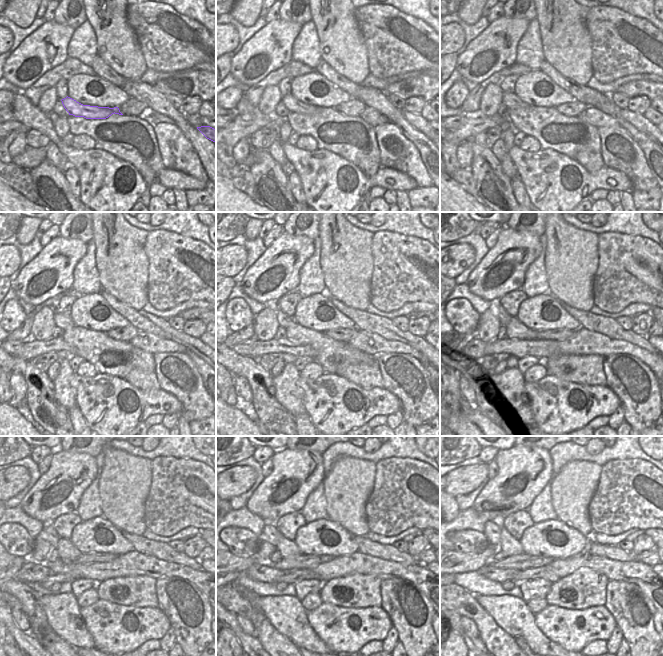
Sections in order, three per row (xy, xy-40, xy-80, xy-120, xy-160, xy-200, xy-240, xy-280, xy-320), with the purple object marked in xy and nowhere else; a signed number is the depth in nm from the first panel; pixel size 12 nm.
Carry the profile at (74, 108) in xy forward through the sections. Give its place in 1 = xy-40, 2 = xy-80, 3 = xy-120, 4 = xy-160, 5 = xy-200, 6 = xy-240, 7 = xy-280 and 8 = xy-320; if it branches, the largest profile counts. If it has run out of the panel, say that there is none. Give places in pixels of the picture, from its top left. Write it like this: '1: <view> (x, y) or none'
1: xy-40 (293, 104)
2: xy-80 (511, 100)
3: xy-120 (61, 321)
4: xy-160 (283, 319)
5: xy-200 (504, 317)
6: xy-240 (49, 534)
7: xy-280 (270, 534)
8: xy-320 (492, 531)

